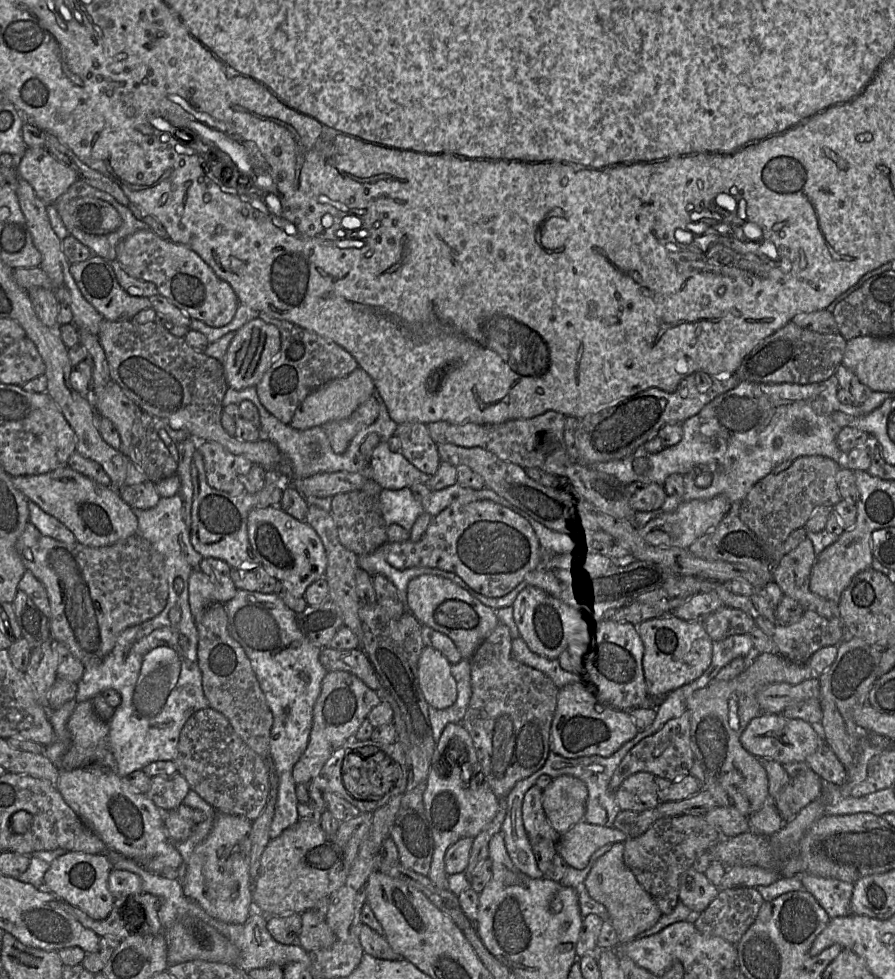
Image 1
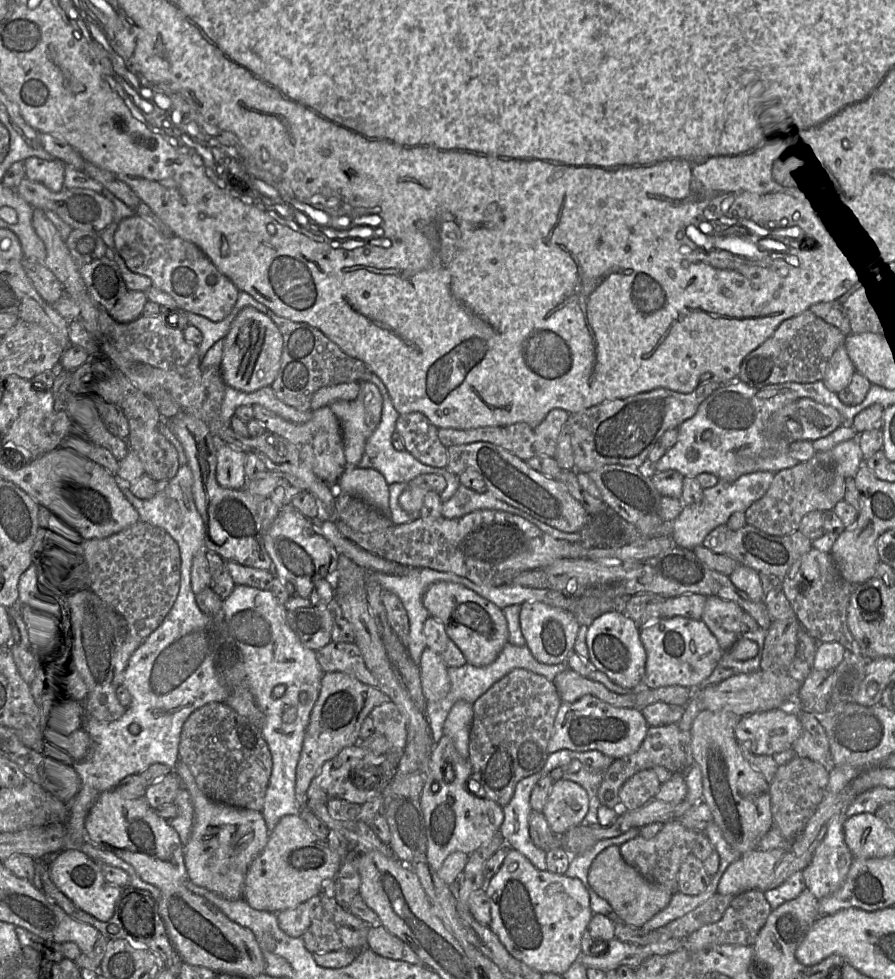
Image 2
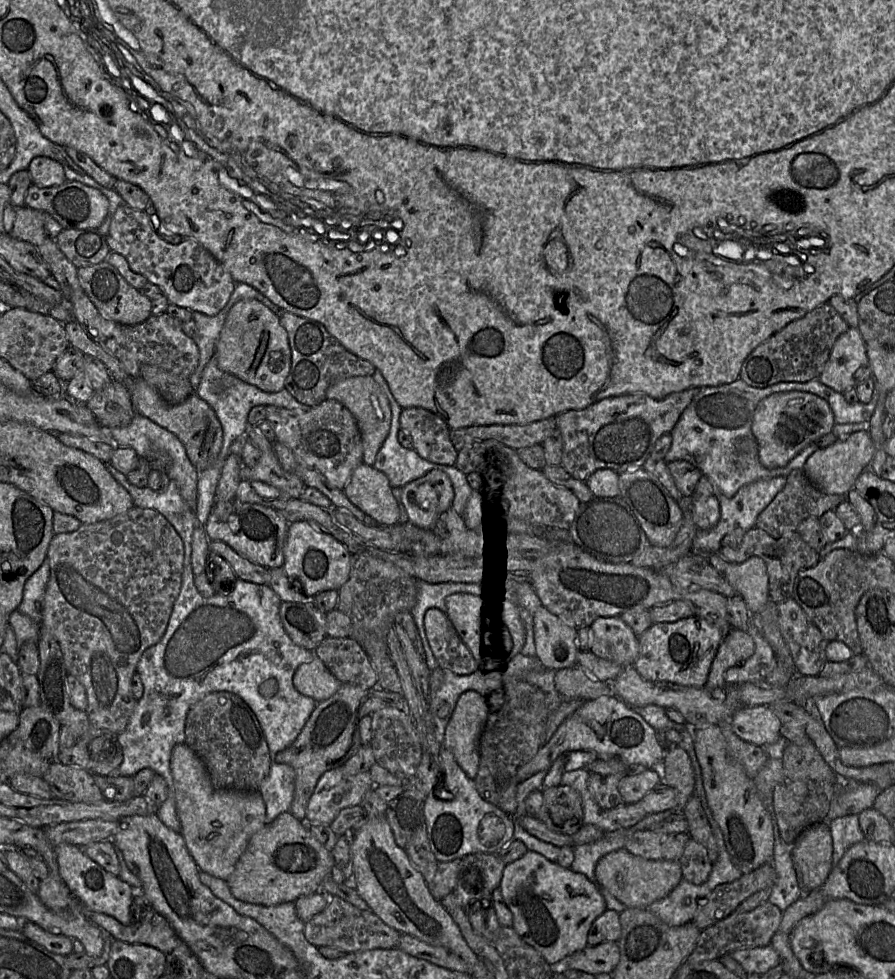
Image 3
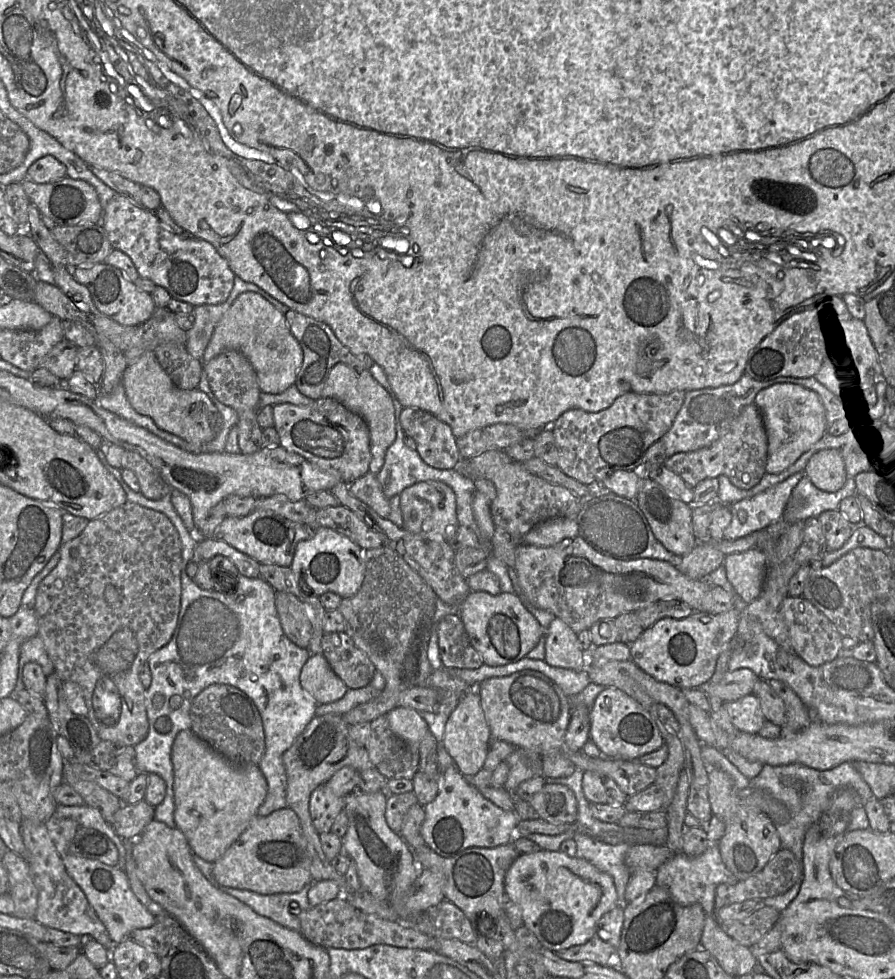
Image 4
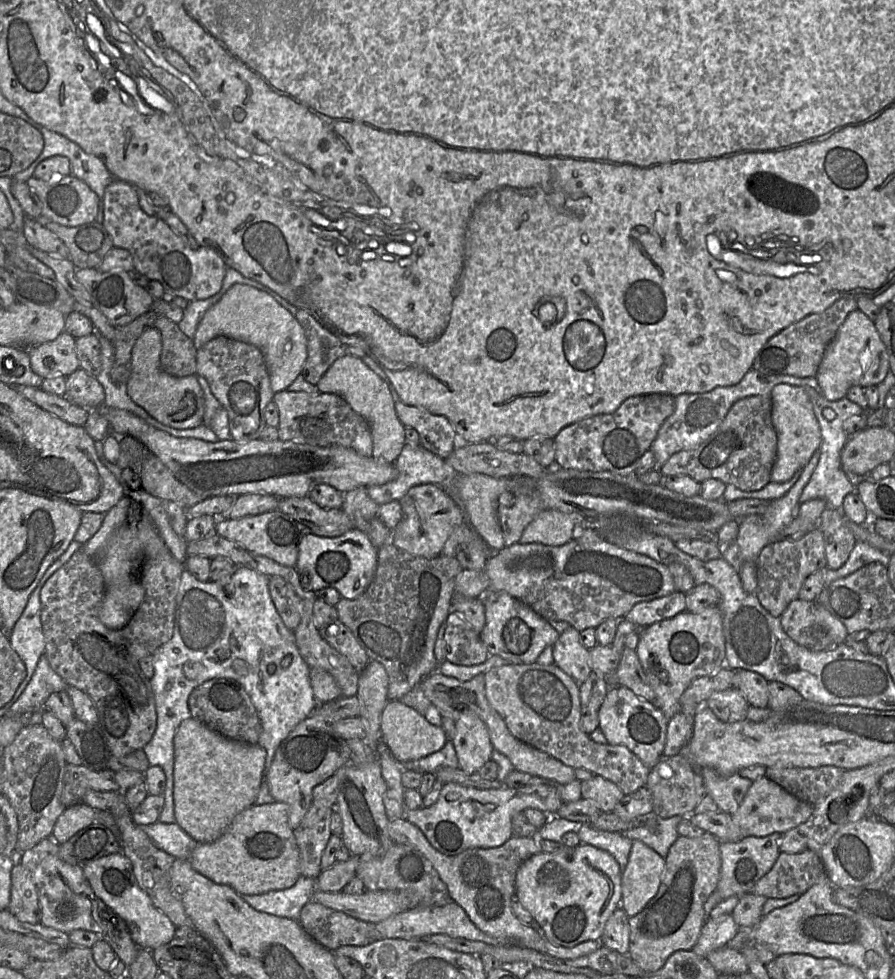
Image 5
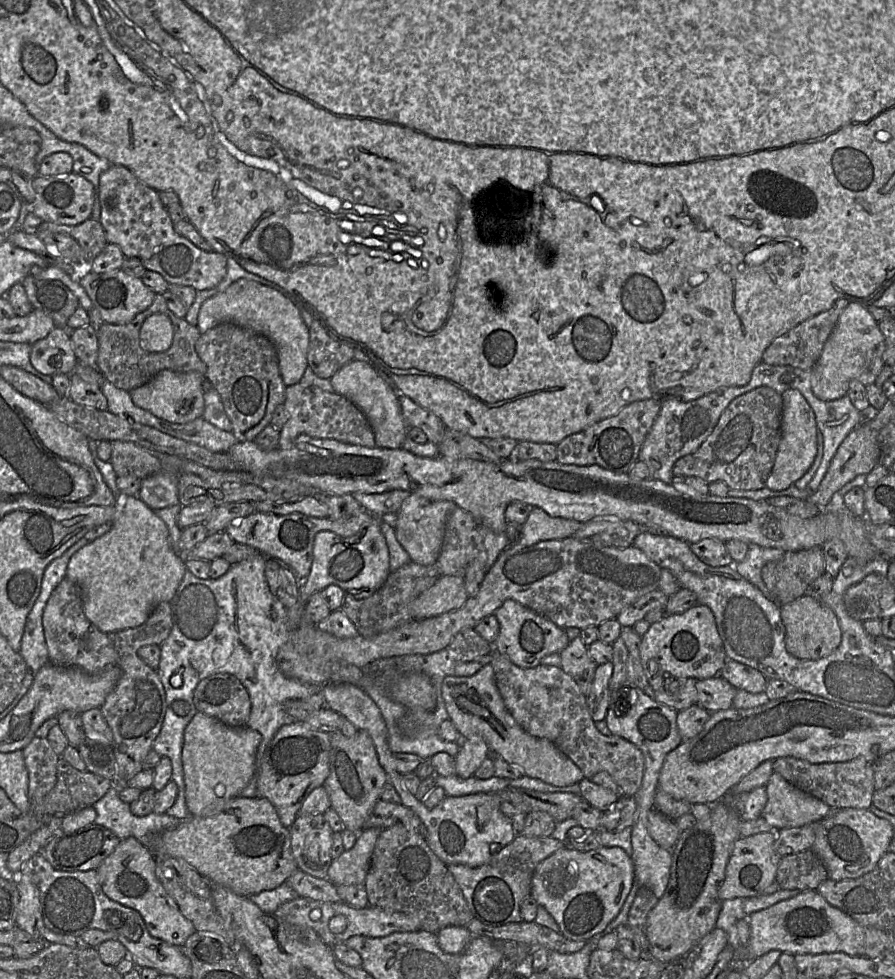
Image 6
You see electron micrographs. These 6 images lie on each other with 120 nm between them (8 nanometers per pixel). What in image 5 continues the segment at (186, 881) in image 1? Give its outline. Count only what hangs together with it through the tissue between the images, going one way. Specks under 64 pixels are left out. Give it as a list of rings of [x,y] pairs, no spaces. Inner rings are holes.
[[[191,717],[181,723],[174,736],[174,761],[173,799],[175,823],[177,823],[197,844],[210,843],[217,840],[226,831],[238,813],[255,804],[265,769],[266,751],[259,744],[247,744],[226,738]]]

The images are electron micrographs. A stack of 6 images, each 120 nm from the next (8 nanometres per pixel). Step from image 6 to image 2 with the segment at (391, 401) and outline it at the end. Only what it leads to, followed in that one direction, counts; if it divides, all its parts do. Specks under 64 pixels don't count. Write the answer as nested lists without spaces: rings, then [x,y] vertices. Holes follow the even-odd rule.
[[[361,381],[355,399],[337,400],[329,406],[341,426],[346,462],[348,466],[357,466],[364,454],[367,439],[381,420],[382,395],[371,381]]]

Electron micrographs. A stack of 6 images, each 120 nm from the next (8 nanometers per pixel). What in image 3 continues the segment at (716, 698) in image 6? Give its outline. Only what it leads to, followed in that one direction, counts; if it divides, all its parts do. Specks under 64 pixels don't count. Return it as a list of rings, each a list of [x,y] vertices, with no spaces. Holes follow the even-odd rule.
[[[771,706],[740,707],[731,718],[734,733],[746,742],[765,747],[781,736],[781,723]]]

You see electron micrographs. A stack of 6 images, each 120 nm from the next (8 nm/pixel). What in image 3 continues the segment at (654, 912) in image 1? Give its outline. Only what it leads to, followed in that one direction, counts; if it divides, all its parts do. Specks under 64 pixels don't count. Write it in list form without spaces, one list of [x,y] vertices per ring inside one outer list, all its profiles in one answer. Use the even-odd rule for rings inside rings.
[[[625,848],[603,856],[595,867],[597,884],[627,908],[648,908],[667,896],[682,880],[679,861],[651,860],[630,853]]]

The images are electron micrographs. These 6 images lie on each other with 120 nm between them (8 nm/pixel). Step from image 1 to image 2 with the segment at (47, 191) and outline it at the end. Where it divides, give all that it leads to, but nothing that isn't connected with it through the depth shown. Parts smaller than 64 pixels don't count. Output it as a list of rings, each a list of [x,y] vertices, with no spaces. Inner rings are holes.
[[[30,157],[23,163],[25,177],[43,184],[52,192],[59,192],[64,188],[65,163],[61,160],[44,160],[38,157]]]

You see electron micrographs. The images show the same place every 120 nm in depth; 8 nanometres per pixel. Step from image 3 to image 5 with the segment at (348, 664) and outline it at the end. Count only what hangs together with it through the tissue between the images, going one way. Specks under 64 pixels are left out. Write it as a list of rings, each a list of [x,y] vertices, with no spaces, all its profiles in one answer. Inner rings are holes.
[[[337,619],[319,630],[322,637],[332,647],[347,657],[359,674],[365,669],[370,658],[343,622]]]

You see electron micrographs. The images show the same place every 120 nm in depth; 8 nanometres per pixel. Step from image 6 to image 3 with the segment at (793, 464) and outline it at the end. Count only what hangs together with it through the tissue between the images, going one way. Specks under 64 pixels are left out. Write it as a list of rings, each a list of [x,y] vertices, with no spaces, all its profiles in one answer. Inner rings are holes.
[[[801,391],[771,394],[758,403],[752,420],[759,461],[768,469],[784,467],[807,446],[832,432],[834,425],[828,402],[819,396]]]

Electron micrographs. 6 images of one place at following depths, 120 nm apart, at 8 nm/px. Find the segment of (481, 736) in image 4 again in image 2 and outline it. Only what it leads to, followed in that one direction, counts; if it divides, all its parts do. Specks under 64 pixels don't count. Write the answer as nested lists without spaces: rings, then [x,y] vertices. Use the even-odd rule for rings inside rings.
[[[459,700],[453,705],[444,723],[443,735],[452,739],[456,750],[464,758],[469,758],[469,738],[473,714],[473,704]]]

